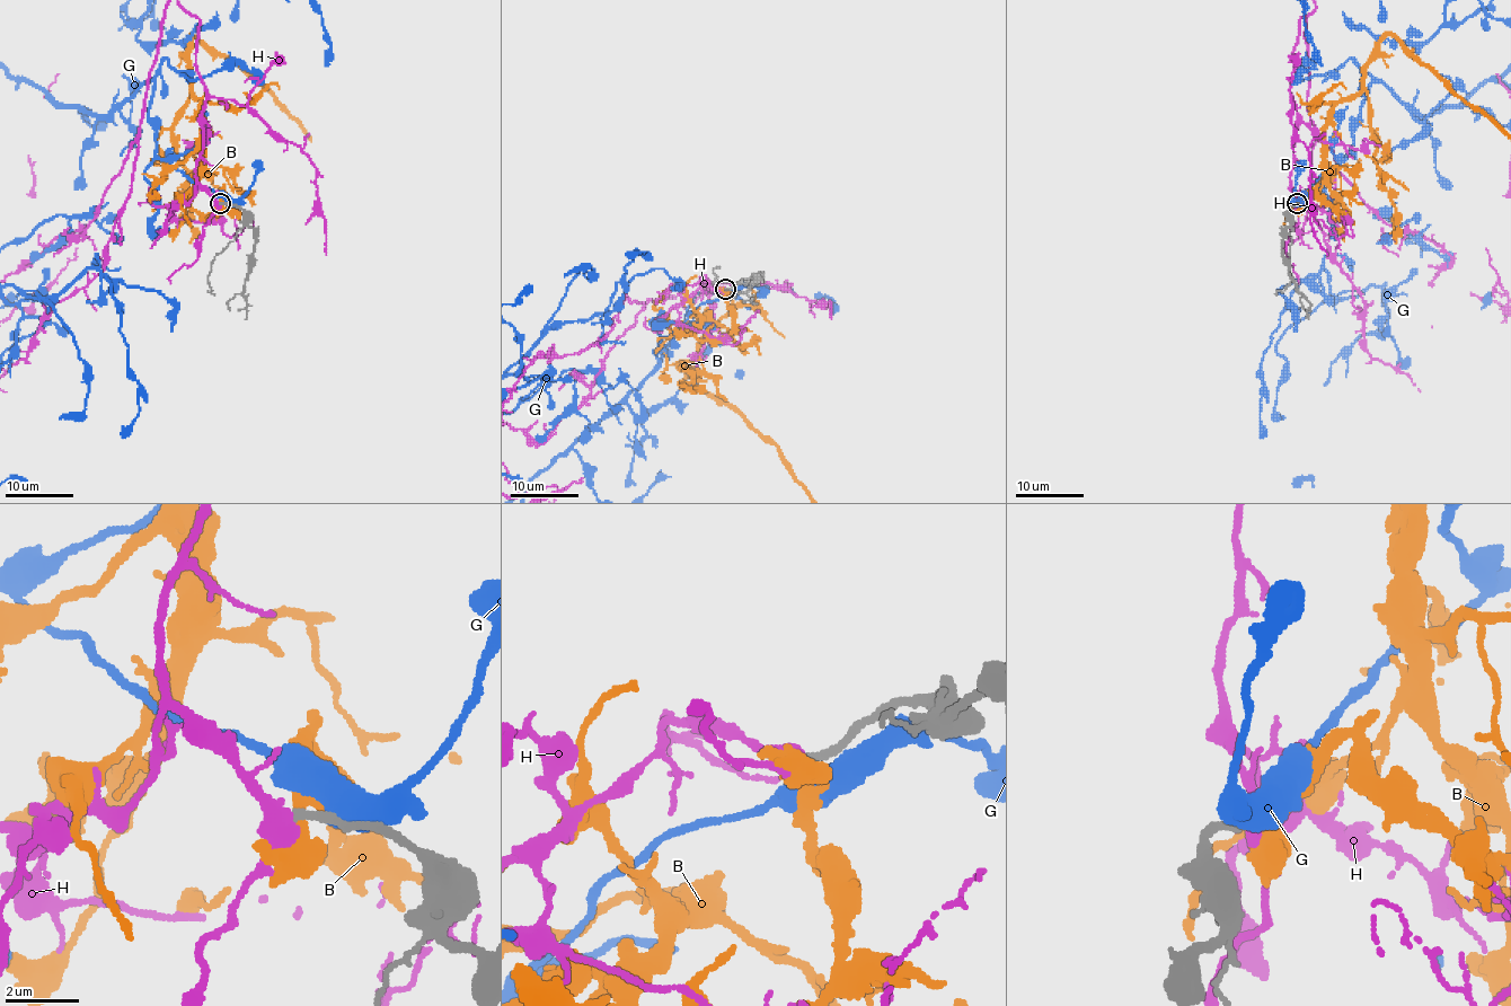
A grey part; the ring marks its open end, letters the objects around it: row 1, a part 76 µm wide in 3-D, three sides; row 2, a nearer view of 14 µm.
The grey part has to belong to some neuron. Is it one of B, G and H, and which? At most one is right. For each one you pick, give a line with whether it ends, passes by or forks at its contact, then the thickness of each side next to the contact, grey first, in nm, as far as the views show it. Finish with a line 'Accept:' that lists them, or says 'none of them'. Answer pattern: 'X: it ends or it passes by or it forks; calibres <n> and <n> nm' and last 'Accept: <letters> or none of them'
H: it passes by; calibres 240 and 440 nm
Accept: H

